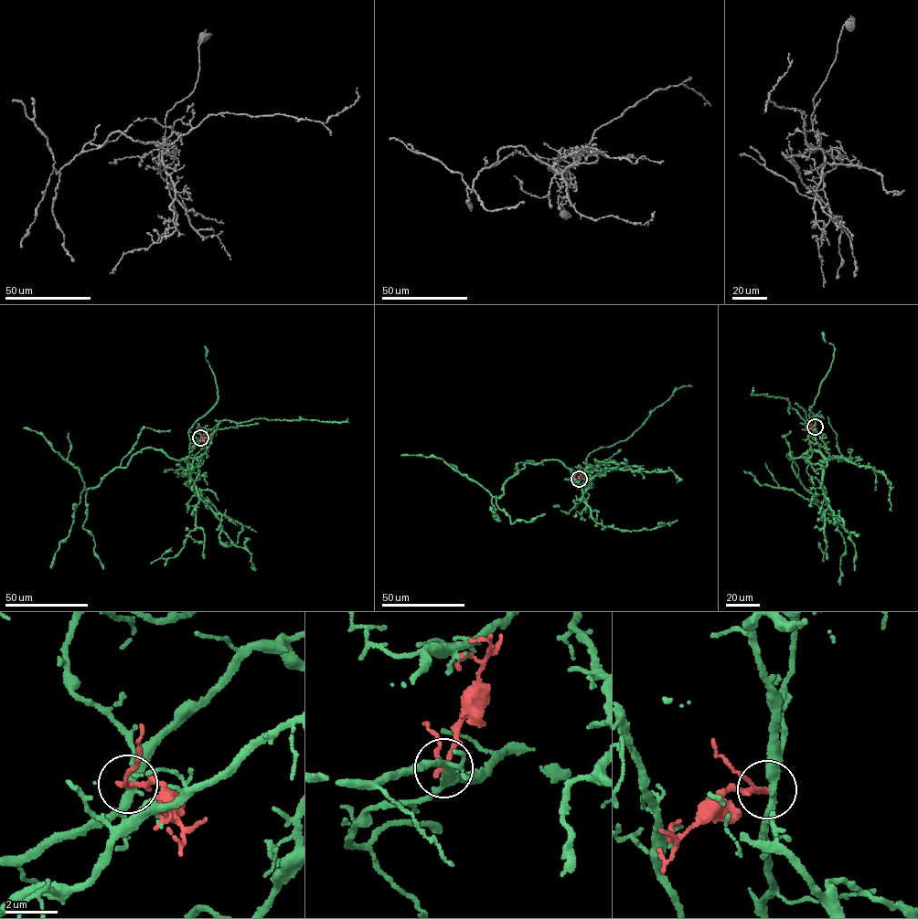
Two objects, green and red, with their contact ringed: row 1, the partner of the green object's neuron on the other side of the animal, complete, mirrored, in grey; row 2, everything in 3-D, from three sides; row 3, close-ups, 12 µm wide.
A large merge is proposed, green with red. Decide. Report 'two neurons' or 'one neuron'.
two neurons

